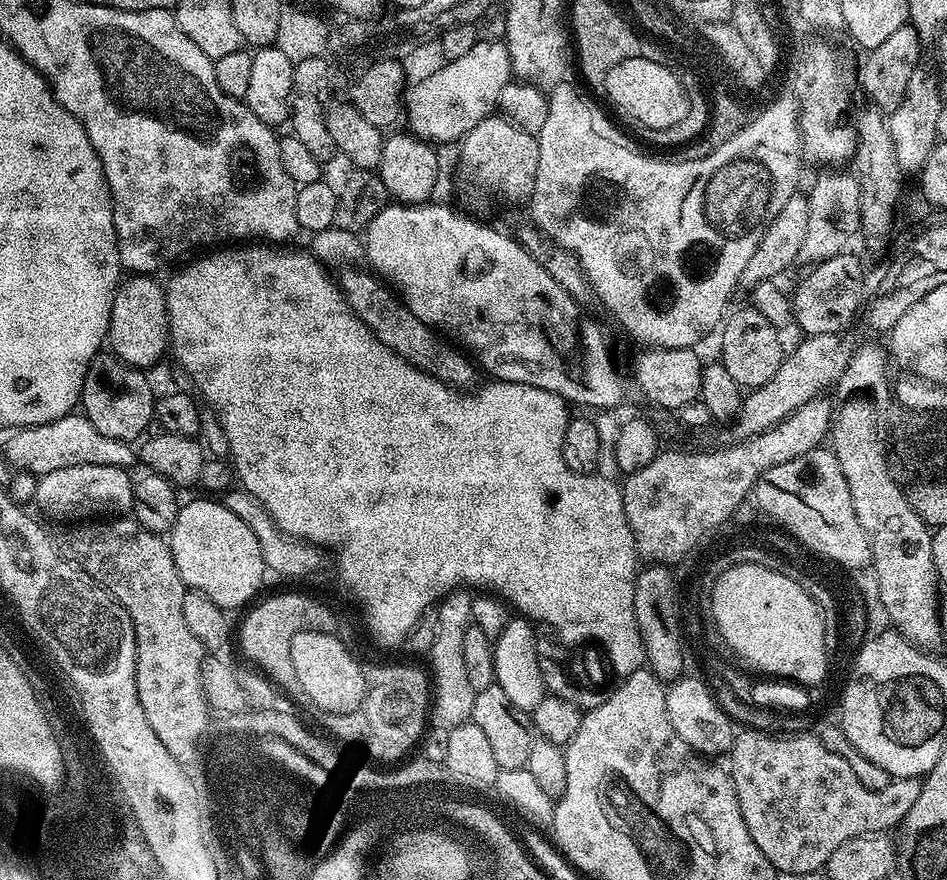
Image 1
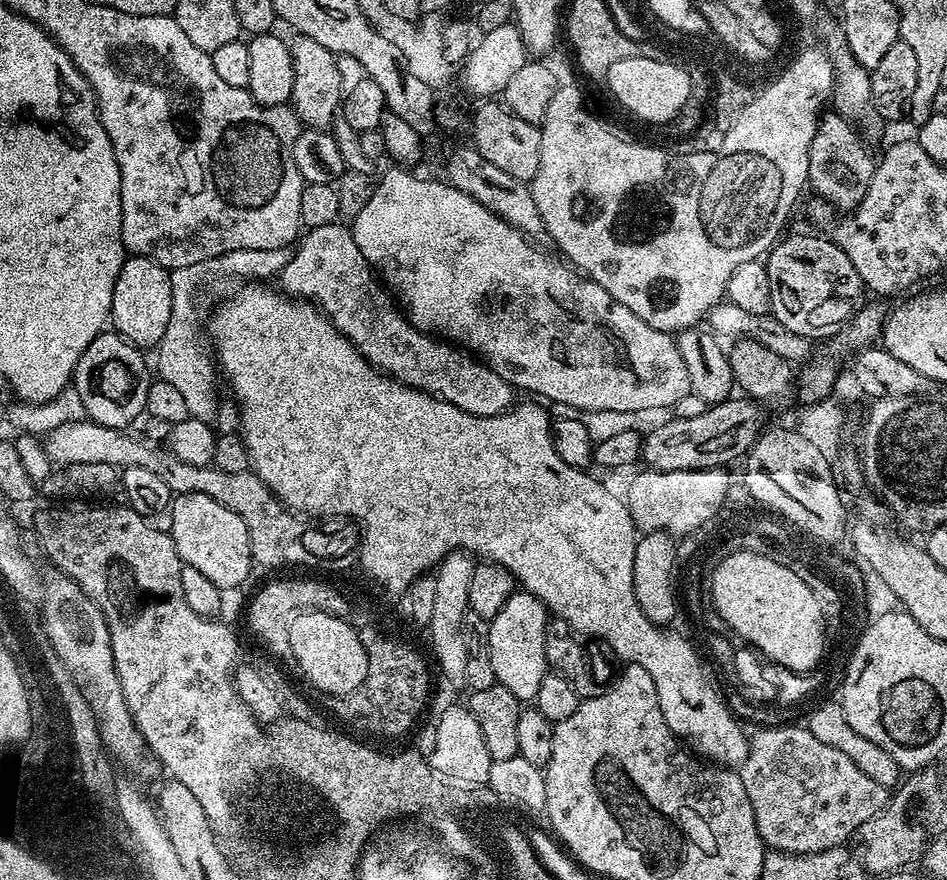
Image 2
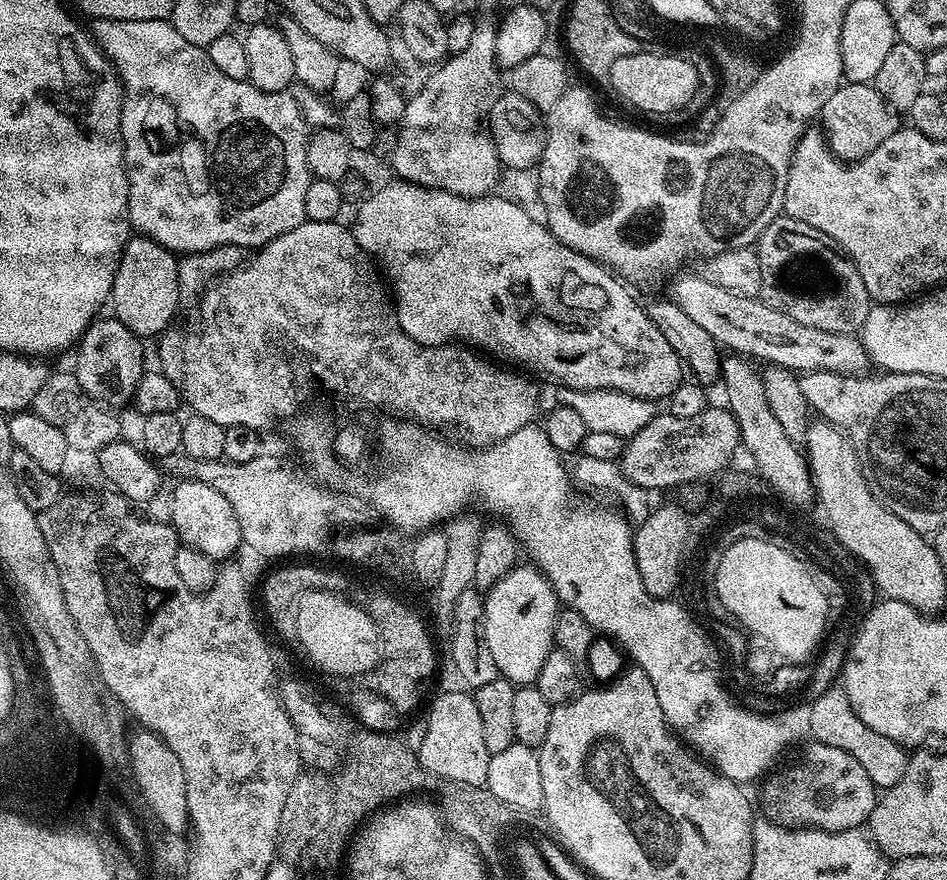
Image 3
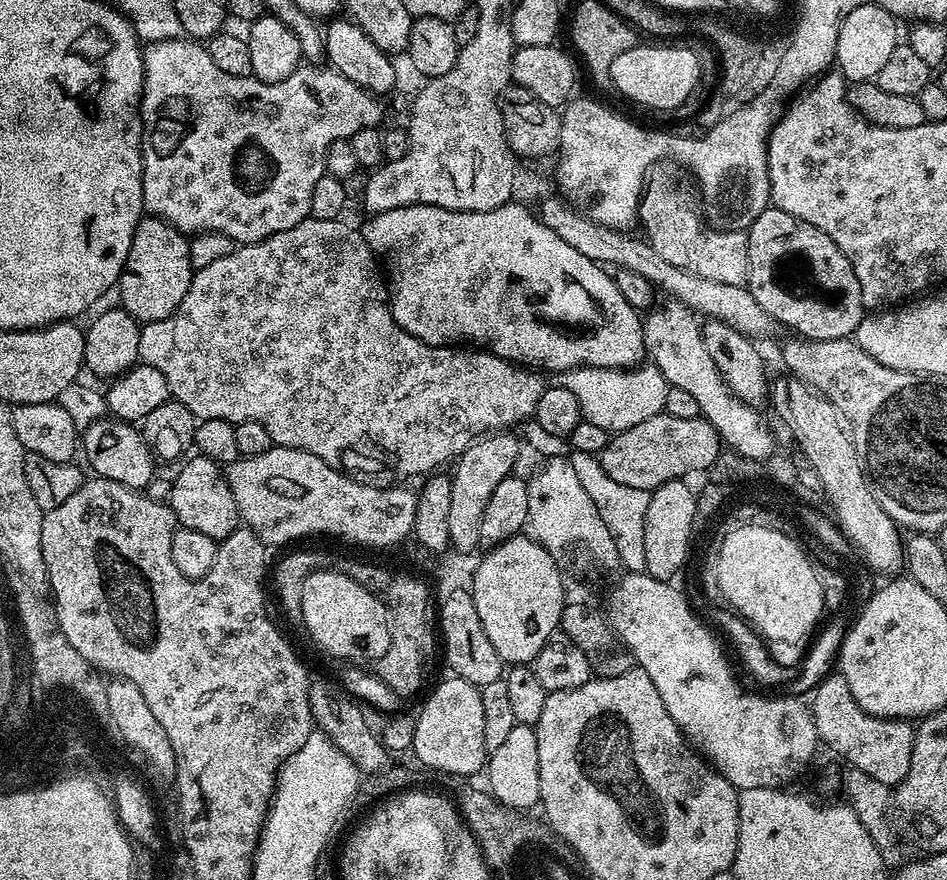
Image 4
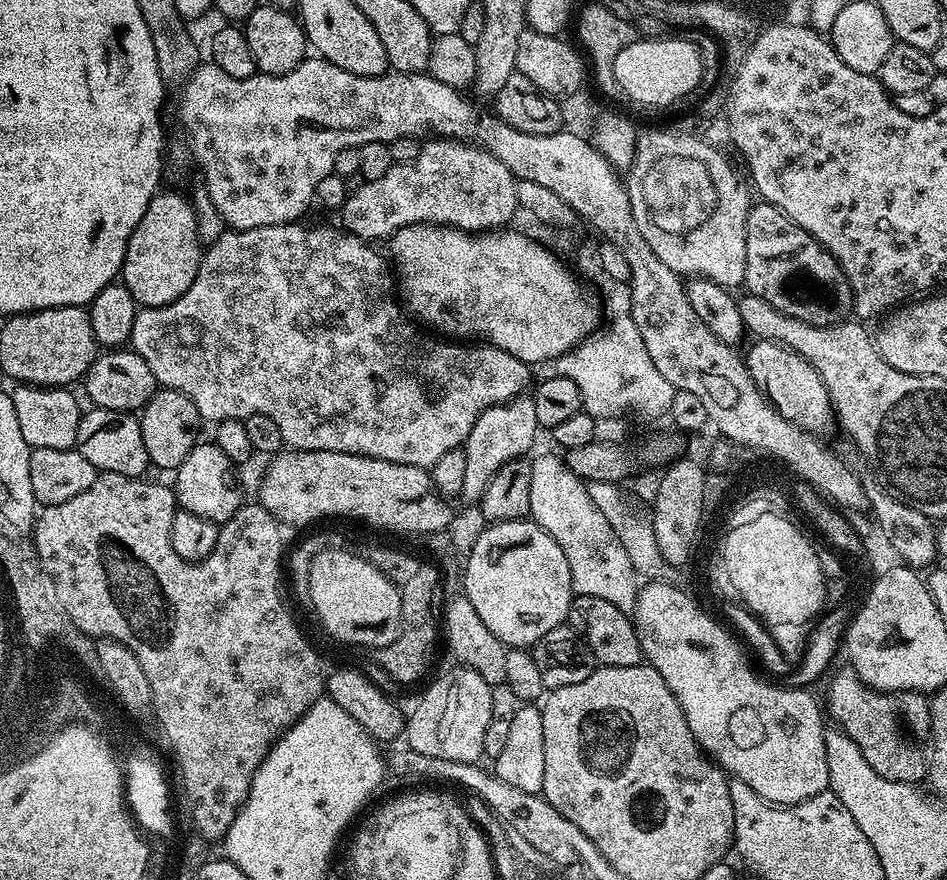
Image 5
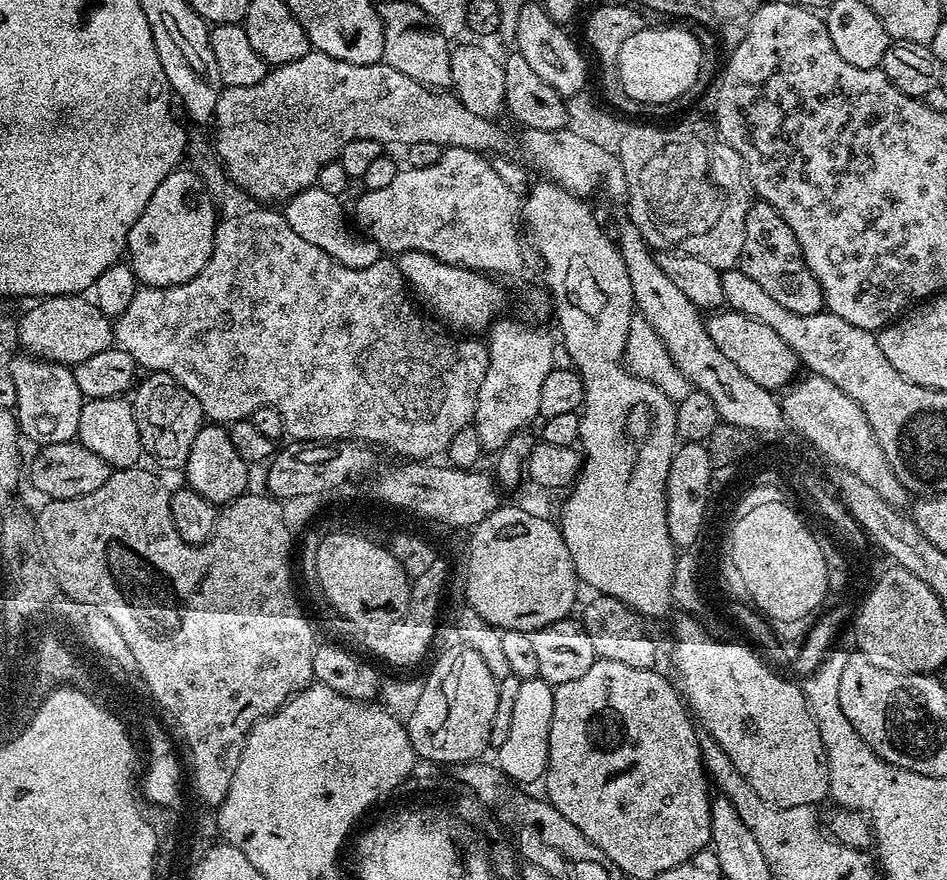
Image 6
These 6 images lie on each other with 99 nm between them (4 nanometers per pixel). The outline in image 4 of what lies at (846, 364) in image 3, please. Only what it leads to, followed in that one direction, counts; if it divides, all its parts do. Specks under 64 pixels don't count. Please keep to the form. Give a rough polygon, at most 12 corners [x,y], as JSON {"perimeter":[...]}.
{"perimeter":[[561,197],[544,225],[601,266],[628,268],[703,317],[753,338],[775,319],[746,286],[700,278],[645,239],[586,218]]}

